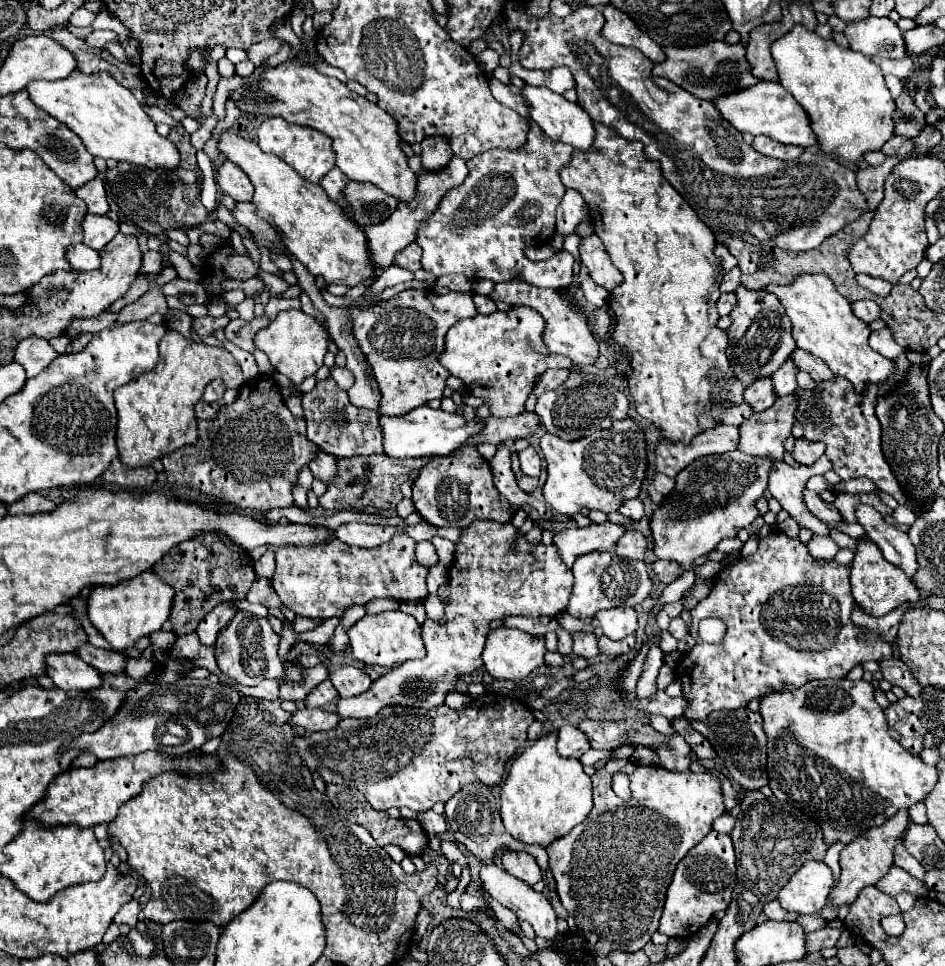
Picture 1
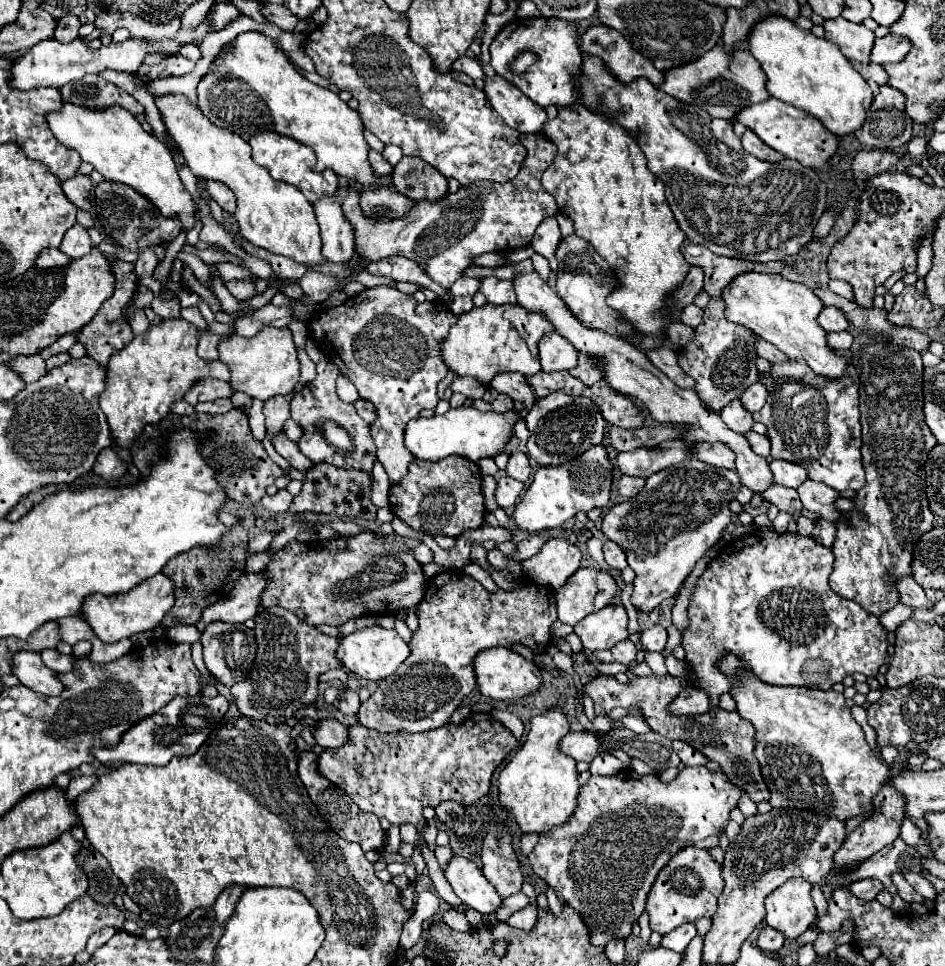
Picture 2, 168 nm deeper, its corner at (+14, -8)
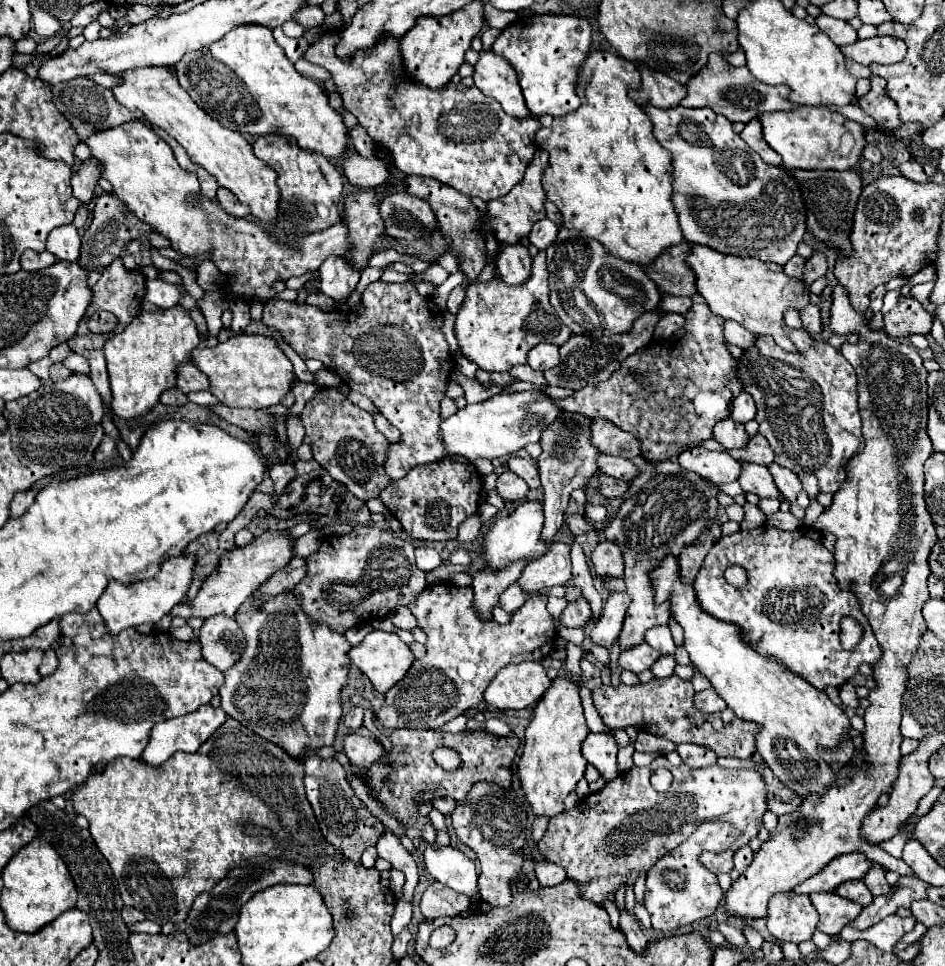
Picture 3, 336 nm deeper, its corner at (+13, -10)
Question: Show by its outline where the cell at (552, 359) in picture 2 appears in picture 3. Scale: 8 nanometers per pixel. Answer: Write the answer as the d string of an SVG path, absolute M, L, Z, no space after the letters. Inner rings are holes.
M538 343L530 353L528 353L528 365L536 371L548 371L558 365L558 355L560 347L552 343Z

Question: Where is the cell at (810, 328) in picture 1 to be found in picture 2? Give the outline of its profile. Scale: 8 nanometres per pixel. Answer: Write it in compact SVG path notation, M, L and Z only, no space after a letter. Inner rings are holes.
M747 271L739 273L721 293L725 303L725 319L751 329L757 337L773 343L789 359L803 359L815 373L825 377L839 377L847 367L845 359L833 355L825 341L825 331L817 325L817 313L823 303L815 293L803 285L785 279L779 273L759 273Z

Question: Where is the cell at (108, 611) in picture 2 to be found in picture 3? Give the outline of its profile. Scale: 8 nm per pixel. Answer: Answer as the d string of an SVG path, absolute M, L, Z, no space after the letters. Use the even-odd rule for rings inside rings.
M178 555L172 559L166 559L162 563L162 569L156 577L148 579L148 581L138 581L132 585L122 585L118 581L110 581L106 591L100 595L96 607L106 623L106 629L110 635L118 635L124 629L130 627L138 627L144 623L158 623L164 615L170 613L170 609L174 605L178 605L184 595L186 589L190 587L190 579L192 579L192 569L194 569L194 557L192 555Z

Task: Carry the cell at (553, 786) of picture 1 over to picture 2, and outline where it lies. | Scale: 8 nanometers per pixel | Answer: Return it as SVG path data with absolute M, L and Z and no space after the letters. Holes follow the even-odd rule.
M551 707L547 713L533 717L523 747L499 775L499 801L519 823L523 833L545 833L553 825L563 825L577 807L577 761L559 749L559 741L569 729L571 723L563 707Z

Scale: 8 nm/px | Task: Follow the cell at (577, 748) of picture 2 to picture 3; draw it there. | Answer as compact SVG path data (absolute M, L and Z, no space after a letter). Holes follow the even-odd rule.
M588 733L588 737L582 743L584 759L592 763L606 781L618 775L616 753L618 753L618 747L616 747L614 737L606 733Z

